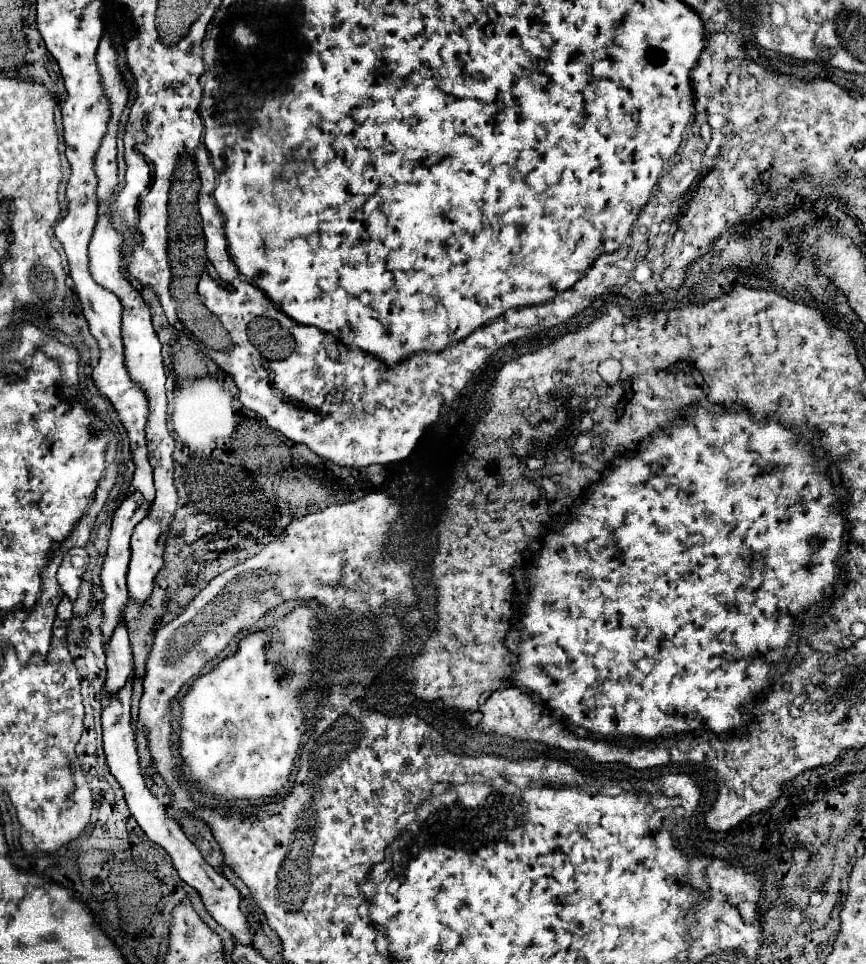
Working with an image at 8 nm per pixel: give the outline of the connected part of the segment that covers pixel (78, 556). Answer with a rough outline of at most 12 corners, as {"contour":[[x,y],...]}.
{"contour":[[83,548],[63,556],[57,570],[63,592],[77,600],[89,564]]}

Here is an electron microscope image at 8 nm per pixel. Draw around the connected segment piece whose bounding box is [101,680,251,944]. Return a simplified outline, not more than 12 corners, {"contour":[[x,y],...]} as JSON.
{"contour":[[131,680],[101,692],[107,766],[133,818],[239,944],[251,944],[241,896],[205,862],[147,788]]}

